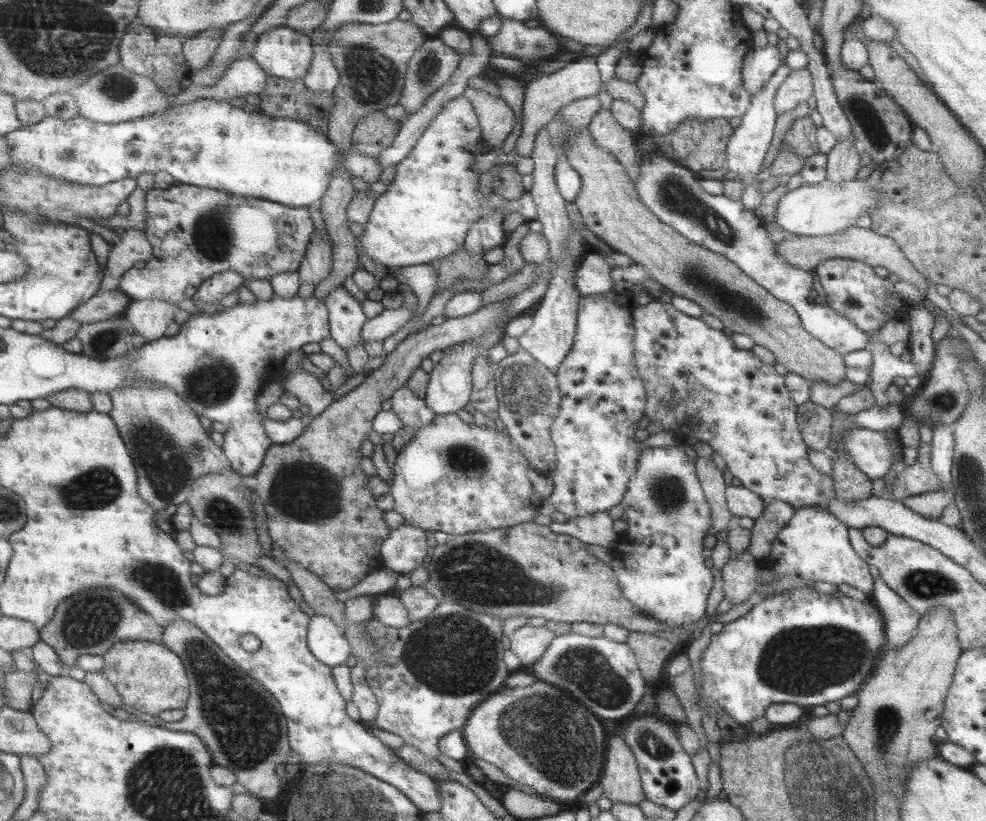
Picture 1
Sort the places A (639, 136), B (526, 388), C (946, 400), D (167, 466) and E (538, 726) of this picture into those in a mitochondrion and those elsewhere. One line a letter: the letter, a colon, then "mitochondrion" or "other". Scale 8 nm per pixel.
A: other
B: mitochondrion
C: mitochondrion
D: mitochondrion
E: mitochondrion

